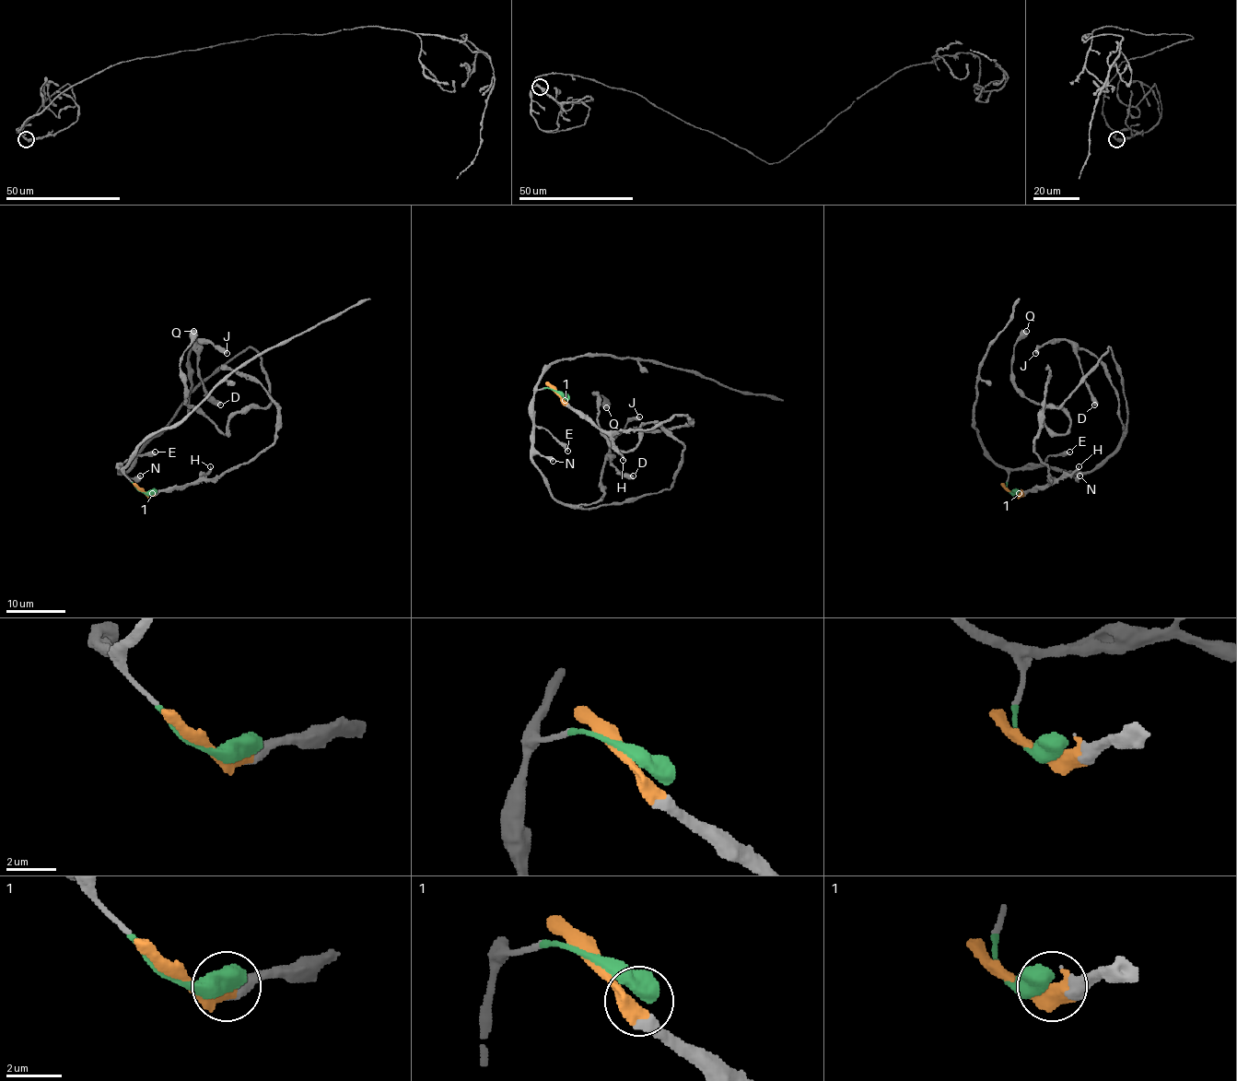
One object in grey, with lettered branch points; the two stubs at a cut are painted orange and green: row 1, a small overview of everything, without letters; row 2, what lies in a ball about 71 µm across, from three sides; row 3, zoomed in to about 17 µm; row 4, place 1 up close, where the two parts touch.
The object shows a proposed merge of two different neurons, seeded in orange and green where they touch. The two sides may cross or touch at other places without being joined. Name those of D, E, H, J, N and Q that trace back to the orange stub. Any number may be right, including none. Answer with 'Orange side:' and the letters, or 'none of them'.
Orange side: H

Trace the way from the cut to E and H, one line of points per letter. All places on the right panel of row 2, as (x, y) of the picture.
E: (1009, 491), (1007, 478), (1014, 469), (1041, 466), (1048, 455), (1065, 455), (1069, 452)
H: (1009, 491), (1024, 493), (1053, 484), (1067, 476), (1079, 466)

